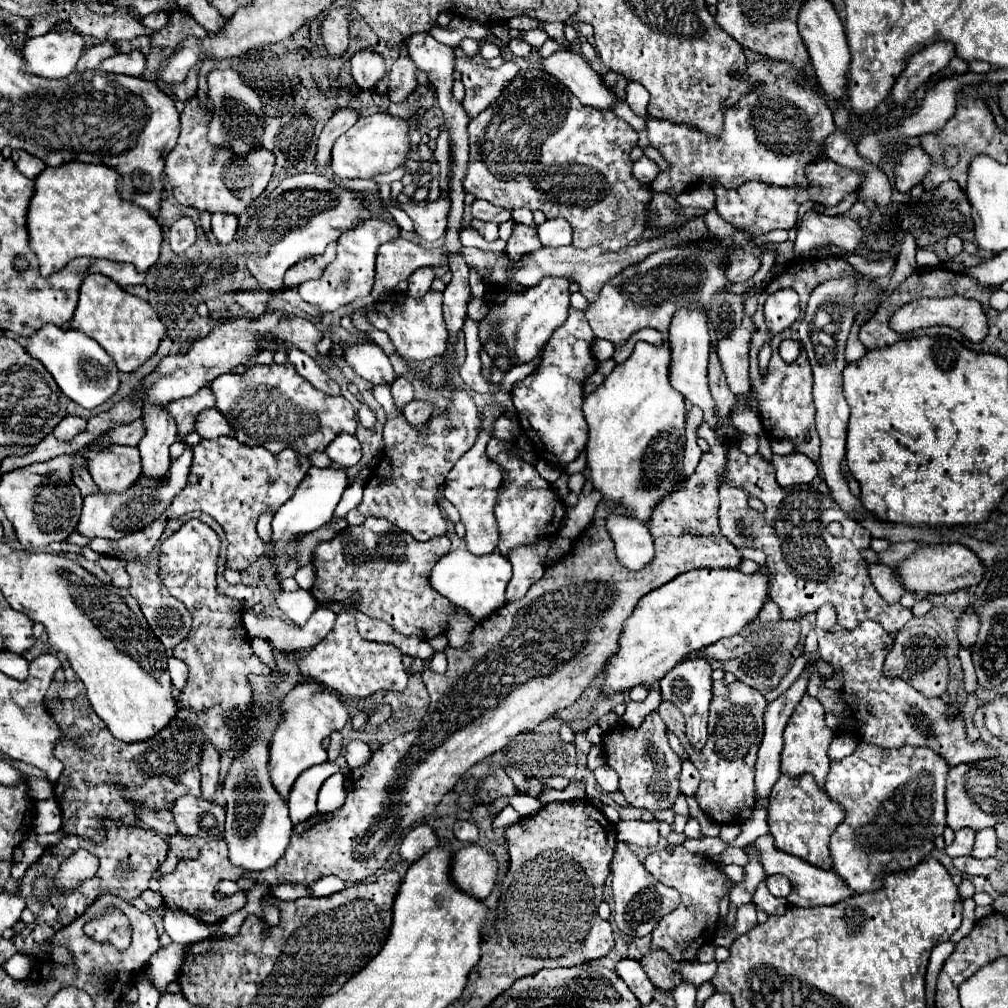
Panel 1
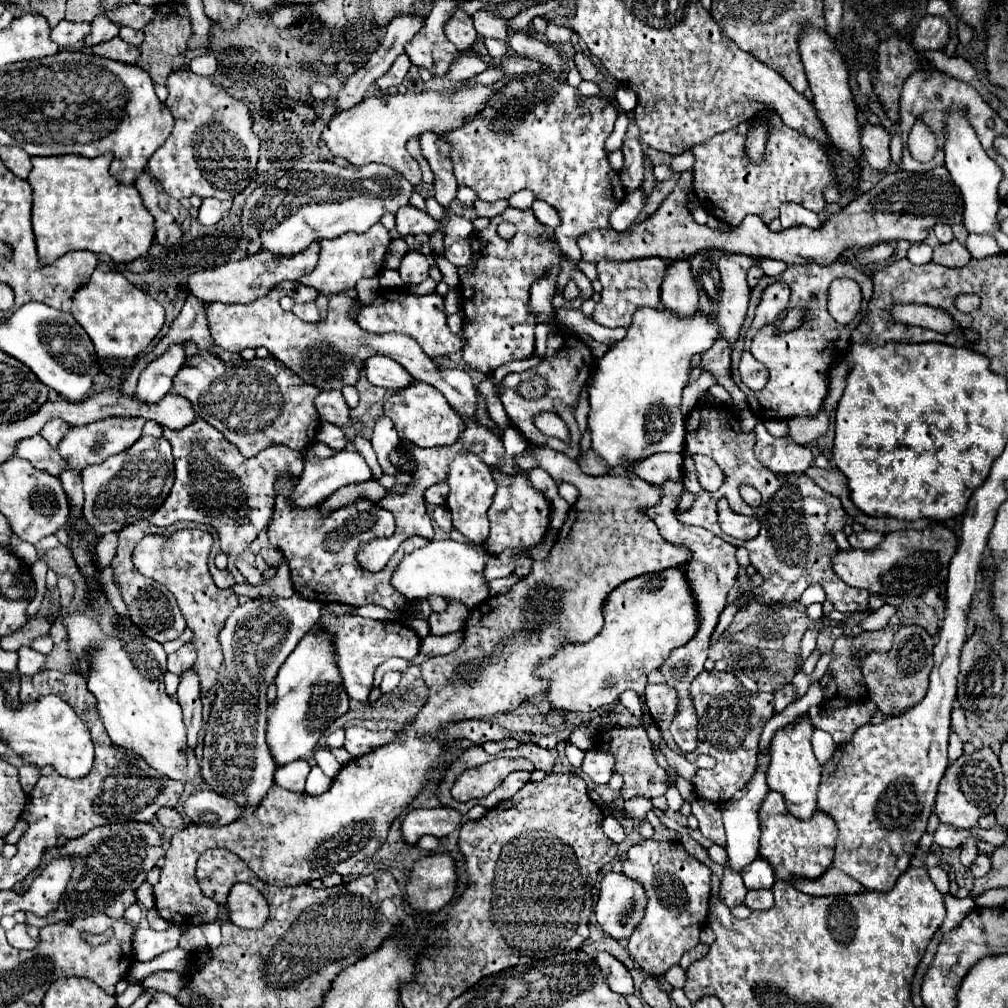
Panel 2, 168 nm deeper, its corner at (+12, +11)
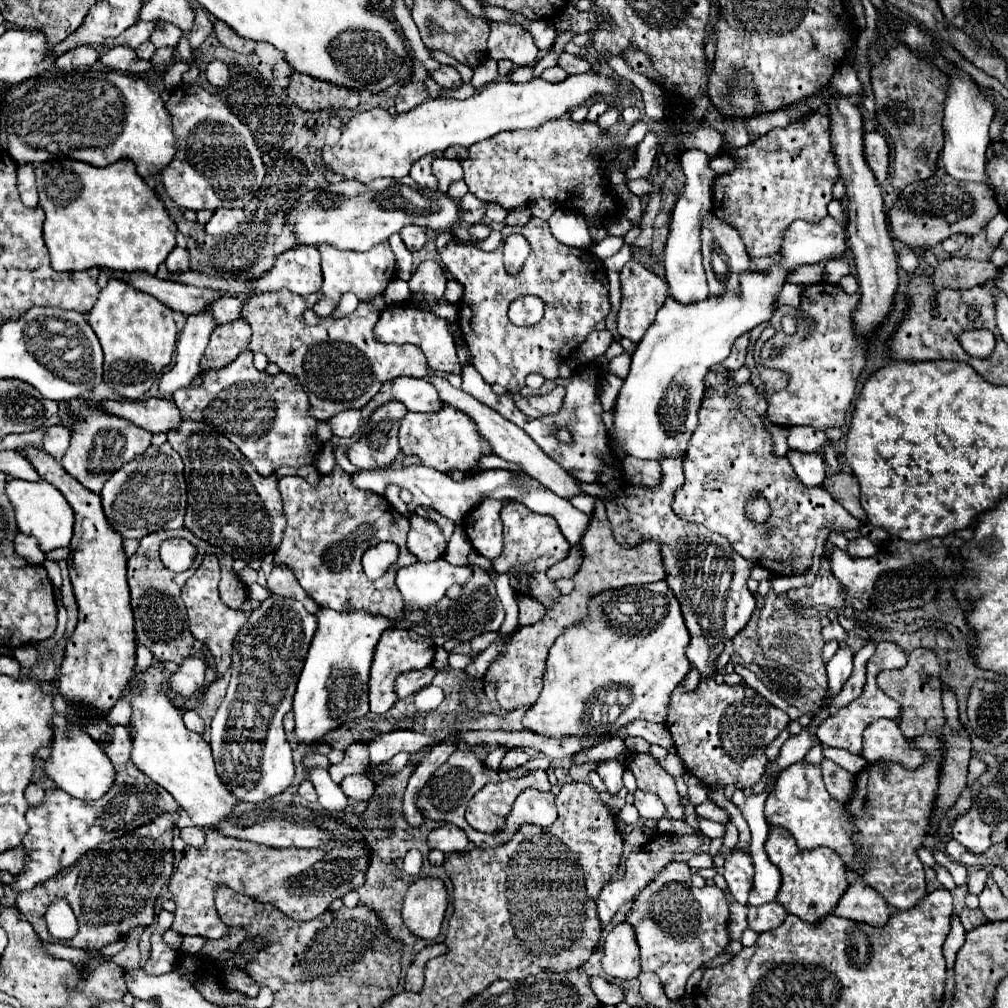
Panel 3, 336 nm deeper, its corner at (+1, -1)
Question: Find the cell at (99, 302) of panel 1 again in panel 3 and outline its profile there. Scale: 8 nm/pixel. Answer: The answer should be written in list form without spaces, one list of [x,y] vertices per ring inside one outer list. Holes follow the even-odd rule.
[[[113,278],[101,290],[97,304],[89,312],[89,326],[103,346],[105,384],[109,384],[127,400],[139,400],[141,396],[145,396],[153,386],[153,380],[159,378],[163,368],[171,364],[177,342],[173,310],[161,304],[151,294],[131,288],[131,284],[123,280]]]

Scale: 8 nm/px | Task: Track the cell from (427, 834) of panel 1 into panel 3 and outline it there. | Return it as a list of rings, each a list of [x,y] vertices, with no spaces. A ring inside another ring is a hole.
[[[443,824],[441,828],[437,828],[429,834],[427,844],[429,844],[429,848],[437,848],[437,850],[449,854],[449,852],[467,850],[469,848],[469,838],[455,824]]]

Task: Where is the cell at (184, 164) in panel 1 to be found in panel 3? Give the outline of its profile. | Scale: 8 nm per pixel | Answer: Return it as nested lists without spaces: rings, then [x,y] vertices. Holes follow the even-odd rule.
[[[179,84],[171,98],[165,104],[171,114],[173,130],[175,130],[175,158],[161,170],[161,180],[165,184],[167,194],[175,200],[179,208],[189,210],[219,210],[219,208],[243,208],[255,192],[261,188],[265,176],[265,164],[261,162],[261,152],[255,146],[251,130],[215,96],[203,90],[197,84]]]

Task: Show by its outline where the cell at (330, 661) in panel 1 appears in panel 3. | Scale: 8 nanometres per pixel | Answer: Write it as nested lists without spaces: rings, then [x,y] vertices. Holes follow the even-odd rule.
[[[395,628],[395,630],[389,630],[389,632],[383,634],[383,638],[379,640],[379,646],[375,650],[375,658],[373,658],[373,666],[371,666],[371,678],[369,678],[371,680],[369,682],[369,704],[371,704],[373,714],[385,714],[397,702],[395,678],[399,674],[405,674],[405,672],[411,672],[411,670],[423,670],[433,662],[435,644],[433,644],[433,652],[431,652],[431,644],[433,644],[431,638],[419,638],[411,630]]]

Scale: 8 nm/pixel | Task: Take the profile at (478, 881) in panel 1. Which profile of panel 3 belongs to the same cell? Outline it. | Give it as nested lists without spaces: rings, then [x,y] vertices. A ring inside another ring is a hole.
[[[419,878],[405,894],[401,916],[413,936],[435,940],[447,906],[445,884],[437,878]]]

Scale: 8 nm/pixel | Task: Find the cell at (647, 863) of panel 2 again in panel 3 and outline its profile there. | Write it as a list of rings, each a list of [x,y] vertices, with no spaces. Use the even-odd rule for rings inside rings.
[[[671,862],[655,882],[649,882],[627,910],[625,920],[635,930],[641,970],[655,972],[669,998],[681,998],[685,994],[687,978],[701,964],[719,956],[731,942],[727,928],[729,906],[723,890],[715,884],[695,888],[687,862]]]

